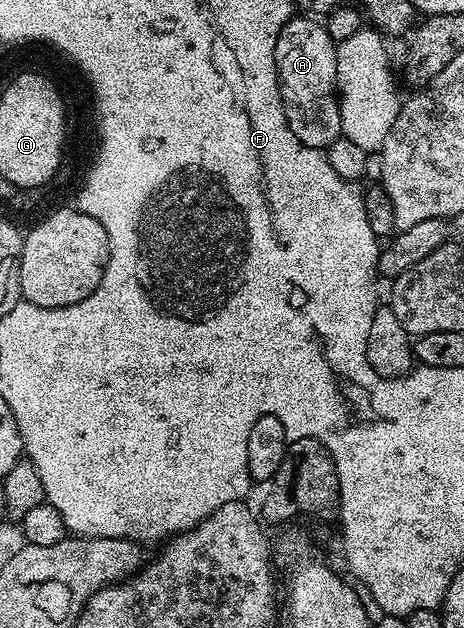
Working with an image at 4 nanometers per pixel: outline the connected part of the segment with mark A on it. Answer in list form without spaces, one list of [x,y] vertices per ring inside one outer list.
[[[295,17],[289,19],[276,41],[276,69],[278,70],[278,84],[284,105],[284,117],[288,117],[288,125],[296,137],[309,147],[325,149],[343,138],[340,125],[340,109],[338,108],[338,82],[336,81],[336,53],[335,41],[328,37],[325,26],[314,17]]]

